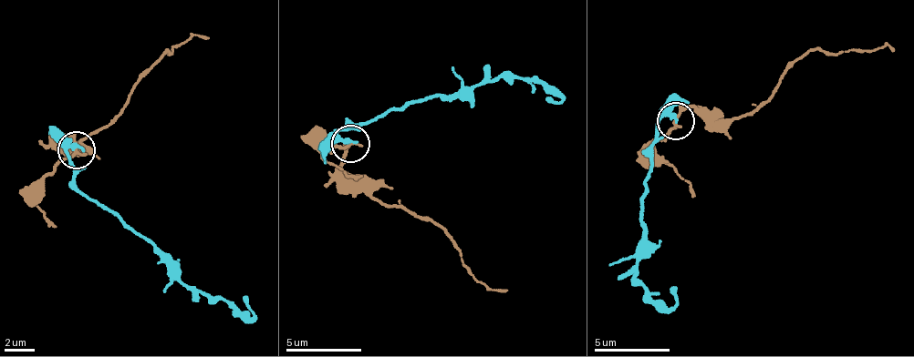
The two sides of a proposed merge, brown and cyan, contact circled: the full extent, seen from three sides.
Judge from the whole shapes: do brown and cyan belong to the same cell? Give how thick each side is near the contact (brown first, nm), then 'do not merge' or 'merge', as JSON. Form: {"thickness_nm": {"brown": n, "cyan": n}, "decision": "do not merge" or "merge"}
{"thickness_nm": {"brown": 200, "cyan": 320}, "decision": "do not merge"}

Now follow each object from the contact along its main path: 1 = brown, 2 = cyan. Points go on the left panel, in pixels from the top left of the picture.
1: (76, 149), (71, 137), (64, 138), (80, 142), (111, 124), (162, 54), (179, 47), (195, 34), (210, 36)
2: (76, 149), (69, 146), (74, 185), (134, 228), (160, 261), (207, 300), (255, 314), (244, 296)

